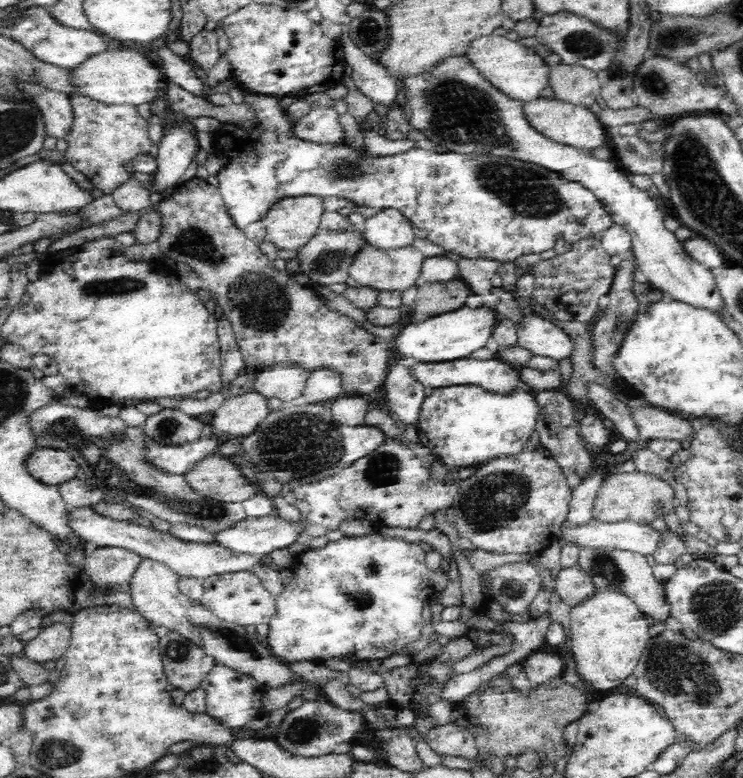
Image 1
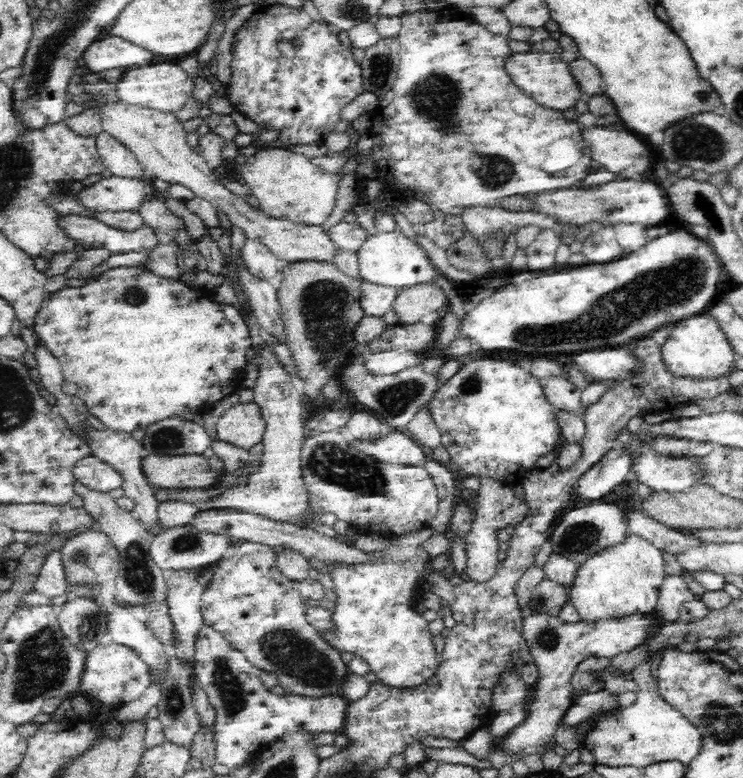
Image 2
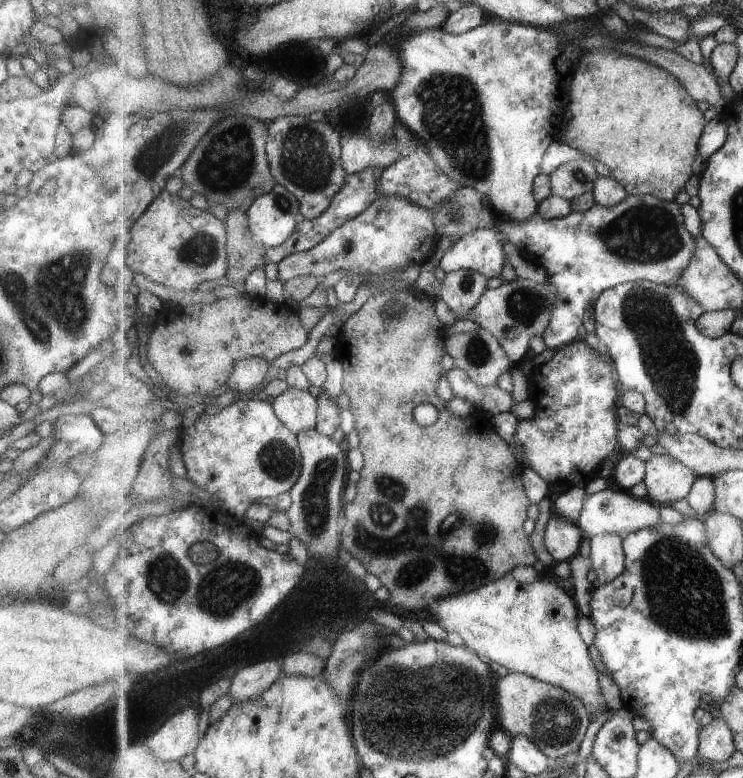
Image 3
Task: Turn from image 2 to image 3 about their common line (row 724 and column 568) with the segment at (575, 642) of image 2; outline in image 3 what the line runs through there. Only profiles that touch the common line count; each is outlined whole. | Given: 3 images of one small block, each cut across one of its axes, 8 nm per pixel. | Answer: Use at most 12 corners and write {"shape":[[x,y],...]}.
{"shape":[[552,512],[545,546],[556,562],[580,554],[585,534]]}

